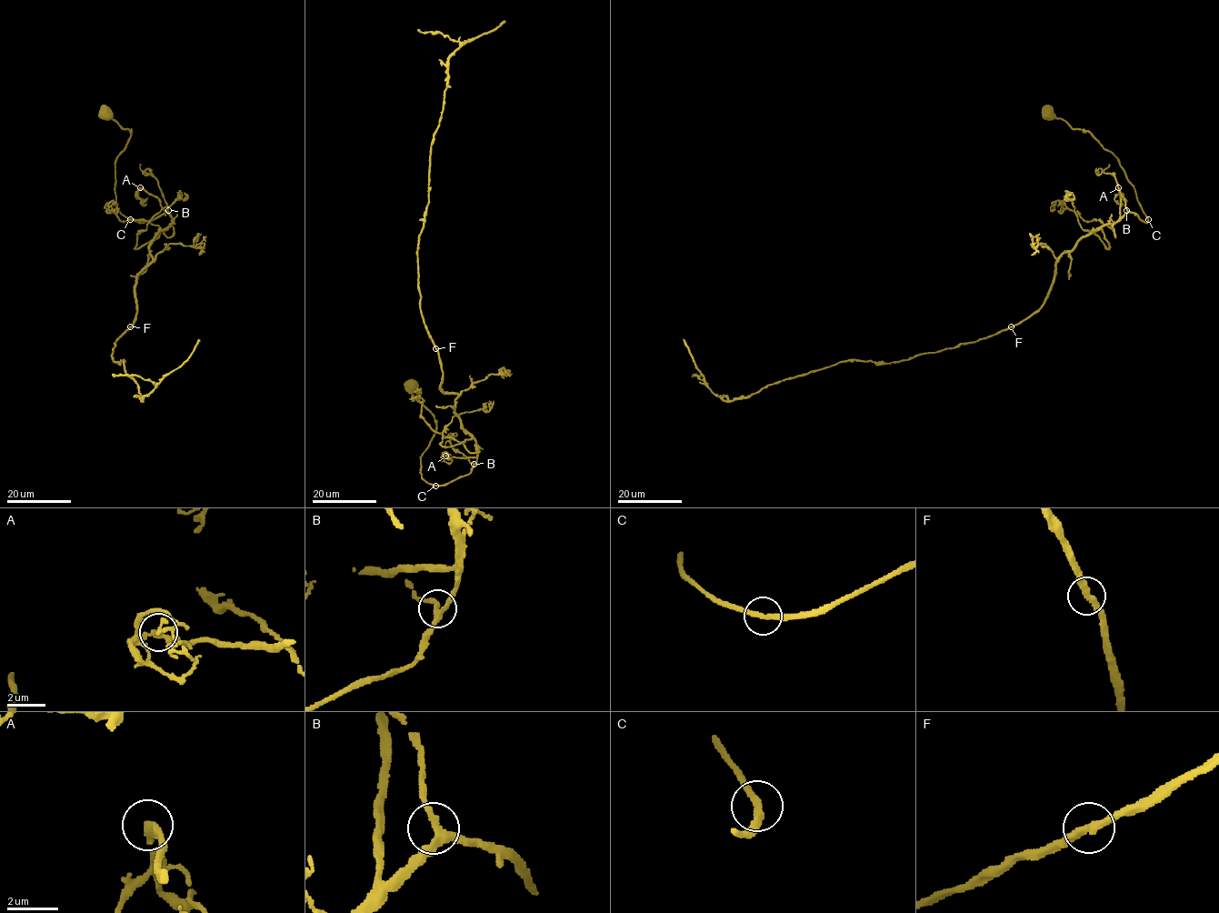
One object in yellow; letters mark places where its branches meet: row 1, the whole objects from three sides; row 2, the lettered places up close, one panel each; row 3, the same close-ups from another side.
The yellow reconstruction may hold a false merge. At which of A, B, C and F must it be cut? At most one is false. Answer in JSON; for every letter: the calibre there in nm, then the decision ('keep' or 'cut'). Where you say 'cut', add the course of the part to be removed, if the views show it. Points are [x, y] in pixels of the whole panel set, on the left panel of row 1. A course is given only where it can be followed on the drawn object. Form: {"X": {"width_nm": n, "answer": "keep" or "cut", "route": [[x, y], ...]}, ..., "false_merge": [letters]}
{"A": {"width_nm": 280, "answer": "keep"}, "B": {"width_nm": 280, "answer": "keep"}, "C": {"width_nm": 260, "answer": "keep"}, "F": {"width_nm": 300, "answer": "keep"}, "false_merge": []}

